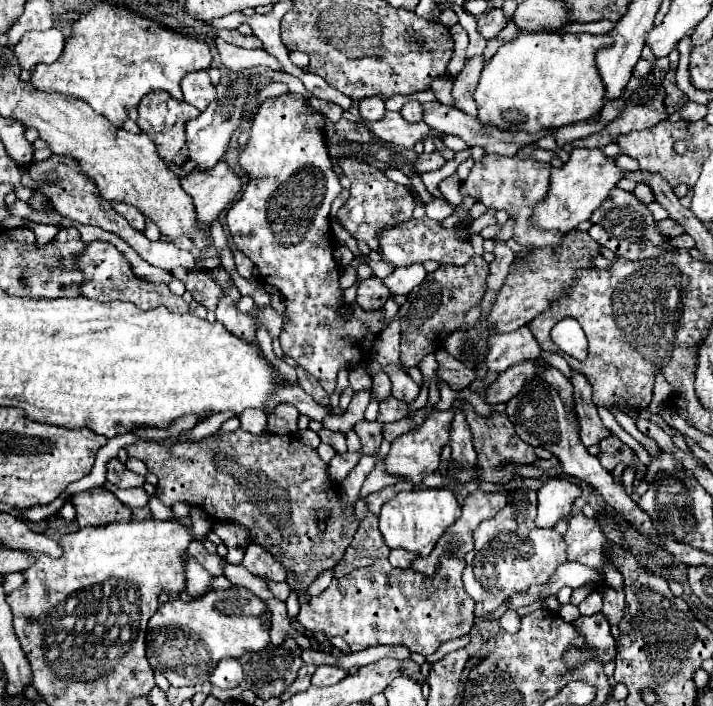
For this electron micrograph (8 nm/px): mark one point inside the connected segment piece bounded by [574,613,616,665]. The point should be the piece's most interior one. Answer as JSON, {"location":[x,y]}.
{"location":[596,631]}

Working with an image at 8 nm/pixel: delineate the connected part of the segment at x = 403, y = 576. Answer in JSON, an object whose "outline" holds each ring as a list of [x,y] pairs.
{"outline":[[[443,556],[438,561],[436,573],[432,577],[426,577],[414,569],[396,569],[388,563],[388,559],[380,559],[370,567],[352,571],[344,579],[332,579],[330,587],[322,595],[312,597],[310,603],[302,603],[298,621],[310,633],[340,635],[348,643],[352,653],[368,647],[378,647],[378,645],[404,645],[412,653],[430,655],[444,641],[466,635],[474,625],[474,601],[470,599],[470,595],[464,591],[464,585],[462,585],[464,567],[466,567],[464,561]]]}

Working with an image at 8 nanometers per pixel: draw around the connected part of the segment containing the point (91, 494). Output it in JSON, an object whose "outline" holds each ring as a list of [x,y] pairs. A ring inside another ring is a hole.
{"outline":[[[90,489],[74,495],[72,499],[76,507],[76,521],[80,527],[100,527],[114,521],[130,521],[132,511],[124,503],[120,503],[112,493],[104,489]]]}

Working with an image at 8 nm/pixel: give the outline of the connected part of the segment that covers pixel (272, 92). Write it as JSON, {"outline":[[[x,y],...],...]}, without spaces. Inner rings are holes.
{"outline":[[[270,83],[268,87],[264,87],[264,89],[258,93],[258,101],[264,101],[264,99],[279,97],[283,94],[286,94],[286,85],[284,83]]]}

